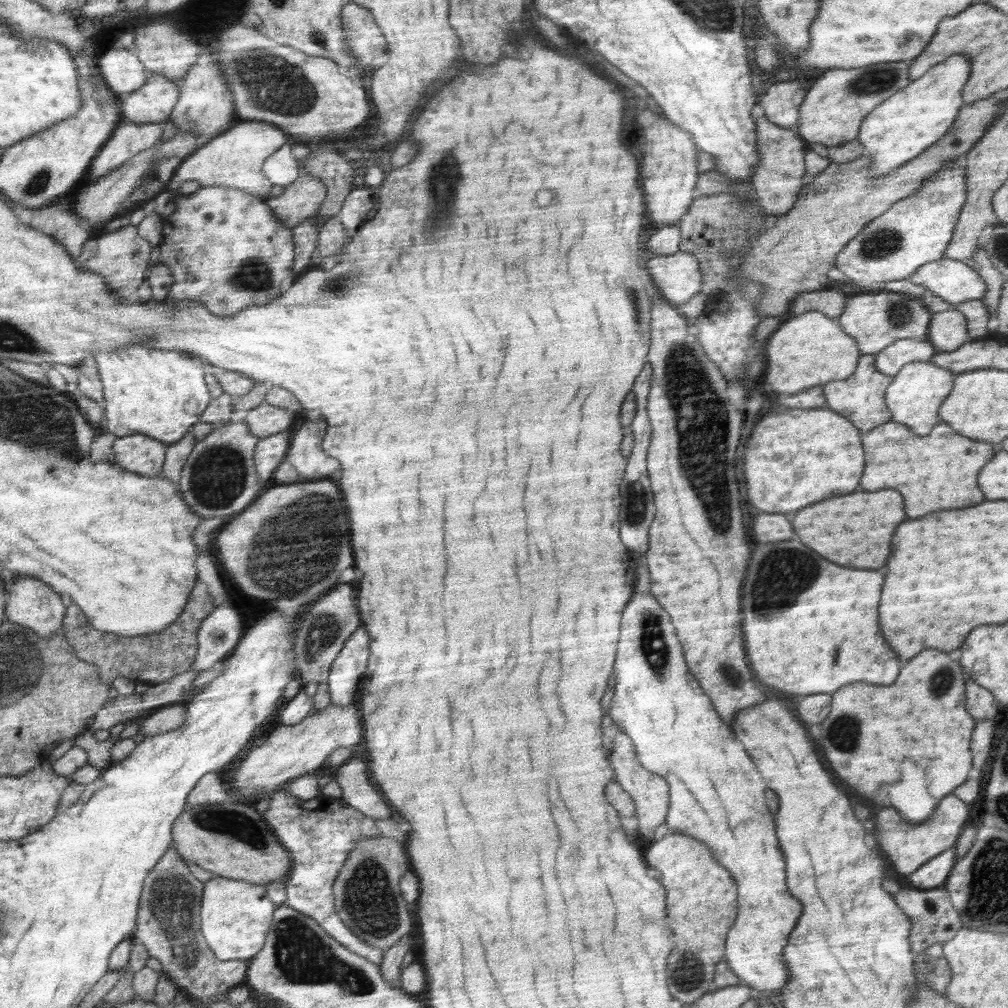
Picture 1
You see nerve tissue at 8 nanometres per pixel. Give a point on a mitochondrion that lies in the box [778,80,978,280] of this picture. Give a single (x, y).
(882, 242)

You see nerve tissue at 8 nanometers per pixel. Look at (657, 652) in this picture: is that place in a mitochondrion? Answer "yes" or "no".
yes

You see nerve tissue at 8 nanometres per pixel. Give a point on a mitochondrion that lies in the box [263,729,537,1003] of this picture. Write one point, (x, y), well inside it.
(300, 954)

